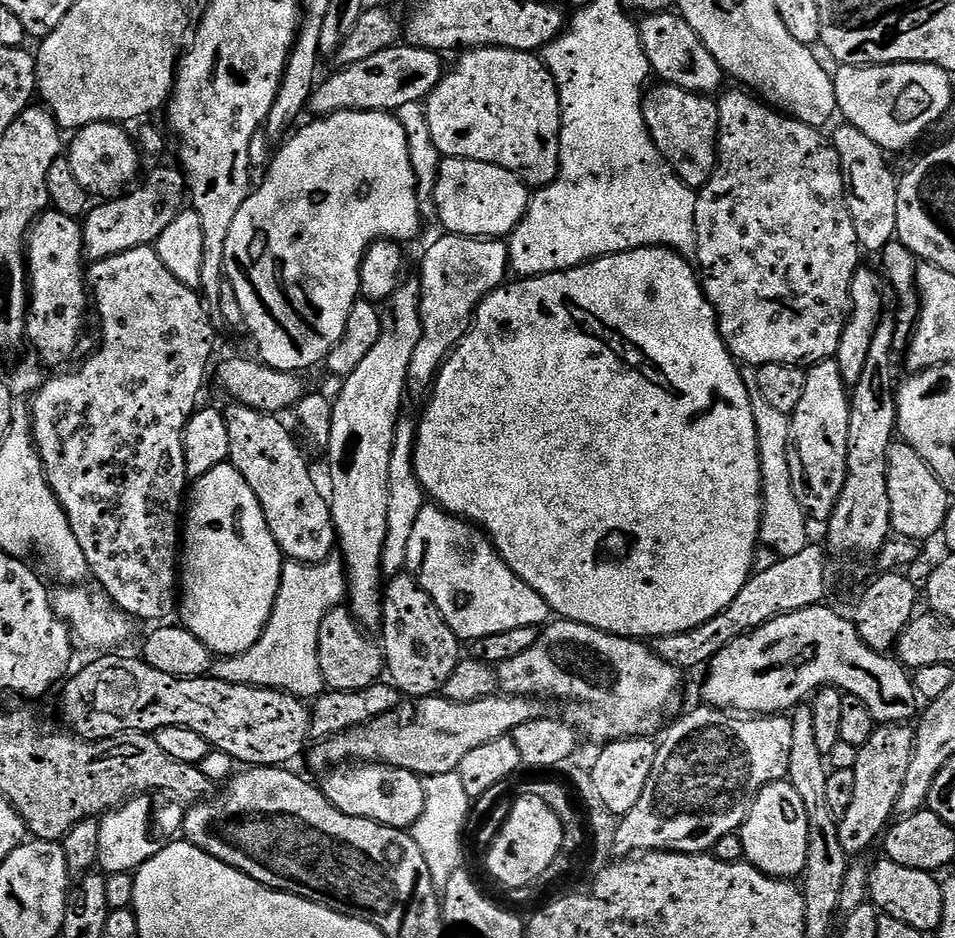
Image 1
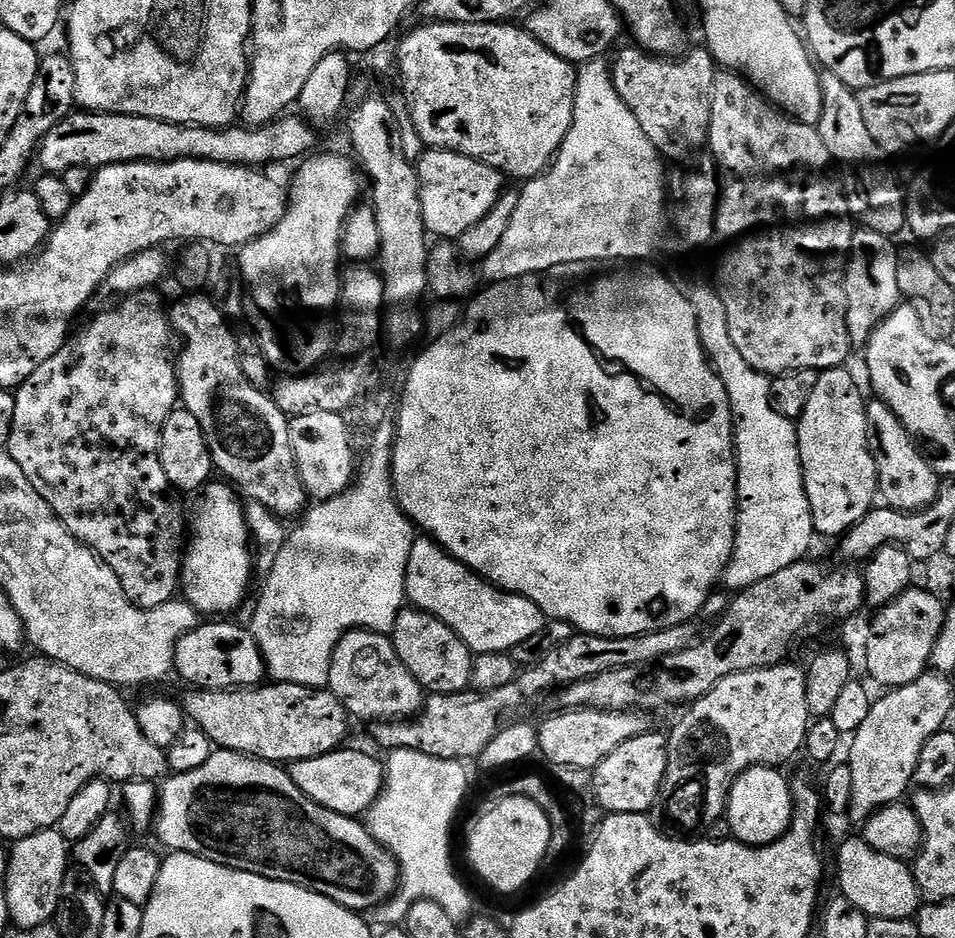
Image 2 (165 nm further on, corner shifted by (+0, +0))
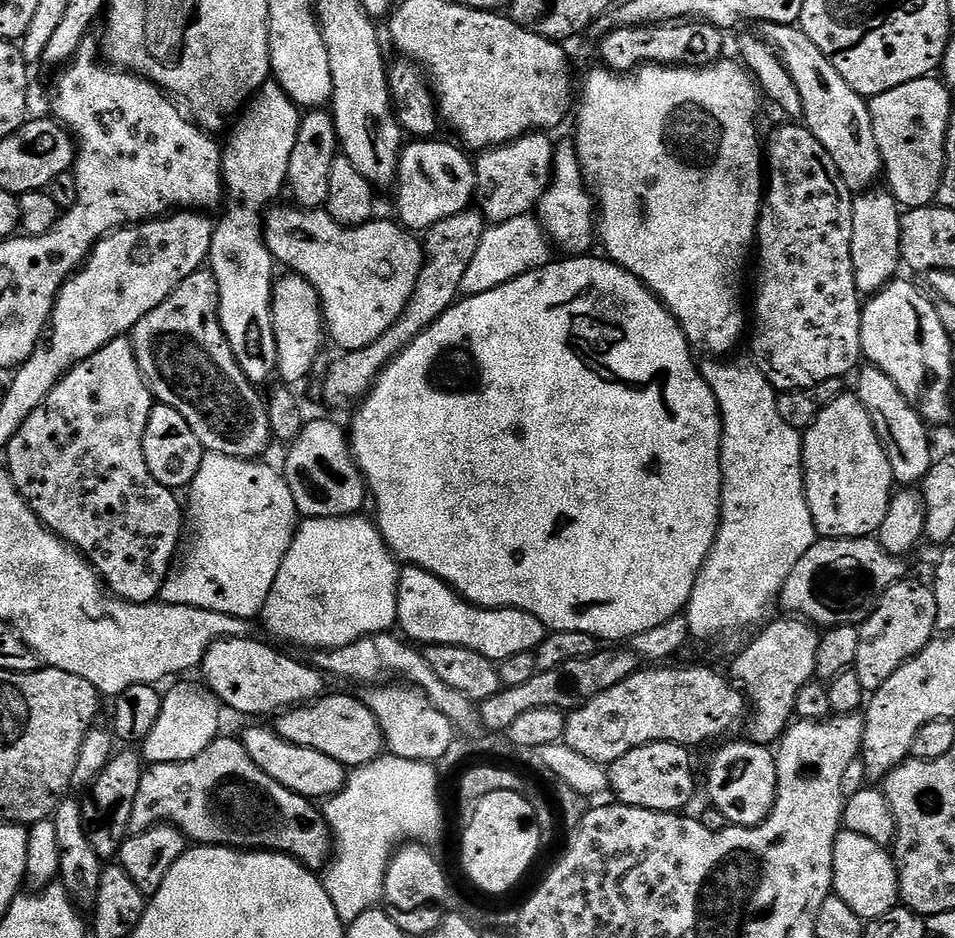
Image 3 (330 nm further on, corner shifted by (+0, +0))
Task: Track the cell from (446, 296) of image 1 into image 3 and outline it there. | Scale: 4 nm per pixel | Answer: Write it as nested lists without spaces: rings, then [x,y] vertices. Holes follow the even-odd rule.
[[[529,132],[508,144],[481,151],[475,157],[478,211],[489,225],[527,216],[539,205],[552,179],[554,140],[544,132]]]

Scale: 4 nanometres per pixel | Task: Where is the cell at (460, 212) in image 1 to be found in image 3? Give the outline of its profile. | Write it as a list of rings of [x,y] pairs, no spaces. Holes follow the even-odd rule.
[[[420,138],[410,144],[401,151],[400,165],[396,170],[395,215],[403,227],[416,234],[424,234],[442,222],[442,218],[450,218],[450,214],[462,212],[473,203],[476,165],[463,147],[455,143],[443,144],[440,138]]]

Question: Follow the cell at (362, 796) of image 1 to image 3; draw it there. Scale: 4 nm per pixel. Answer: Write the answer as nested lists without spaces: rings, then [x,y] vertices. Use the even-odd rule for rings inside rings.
[[[271,727],[246,729],[244,736],[242,735],[242,743],[246,754],[254,758],[254,766],[258,766],[258,770],[270,774],[274,782],[282,782],[282,786],[294,790],[294,794],[304,796],[310,801],[323,801],[344,787],[344,765],[334,762],[334,758],[326,758],[326,754],[318,754],[318,750],[287,744]]]

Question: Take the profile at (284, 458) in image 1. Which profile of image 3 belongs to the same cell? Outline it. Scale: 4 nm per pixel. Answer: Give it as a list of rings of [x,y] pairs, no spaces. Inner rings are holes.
[[[201,270],[190,274],[190,278],[183,280],[174,294],[162,302],[162,306],[150,310],[142,322],[133,326],[130,339],[136,361],[152,389],[153,397],[159,403],[178,410],[178,414],[190,422],[190,430],[198,434],[198,442],[202,442],[207,451],[244,460],[264,456],[262,454],[268,444],[273,443],[268,405],[265,397],[256,393],[259,392],[257,385],[248,380],[231,352],[230,342],[220,325],[219,290],[211,271]]]

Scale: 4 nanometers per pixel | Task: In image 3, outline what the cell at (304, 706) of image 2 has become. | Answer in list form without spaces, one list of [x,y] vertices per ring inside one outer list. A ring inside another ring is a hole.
[[[321,695],[315,702],[293,706],[277,715],[274,723],[276,735],[287,744],[318,750],[318,754],[334,758],[334,762],[344,765],[348,770],[360,768],[381,756],[386,748],[384,735],[363,699],[328,695]]]

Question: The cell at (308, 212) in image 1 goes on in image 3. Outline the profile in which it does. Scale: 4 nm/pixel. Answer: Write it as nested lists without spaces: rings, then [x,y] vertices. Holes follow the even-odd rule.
[[[284,274],[272,285],[272,328],[277,340],[277,366],[279,378],[284,382],[300,380],[316,364],[322,336],[322,309],[320,295],[309,280],[295,274]]]

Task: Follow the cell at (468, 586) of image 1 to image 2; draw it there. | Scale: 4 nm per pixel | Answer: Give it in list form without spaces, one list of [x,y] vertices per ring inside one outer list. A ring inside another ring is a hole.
[[[417,538],[412,543],[406,566],[404,595],[409,605],[446,622],[446,626],[450,626],[450,630],[454,630],[454,634],[458,634],[458,638],[462,638],[464,645],[474,654],[511,653],[518,642],[526,642],[526,638],[538,634],[546,623],[544,612],[534,606],[534,602],[495,588],[431,538]]]

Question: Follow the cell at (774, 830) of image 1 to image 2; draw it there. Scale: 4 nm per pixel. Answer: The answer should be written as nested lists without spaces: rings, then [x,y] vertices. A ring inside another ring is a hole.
[[[757,766],[747,768],[739,778],[732,783],[726,801],[726,819],[730,822],[733,837],[742,844],[752,844],[755,848],[766,846],[786,834],[792,824],[792,785],[789,777],[784,777],[779,767]]]

